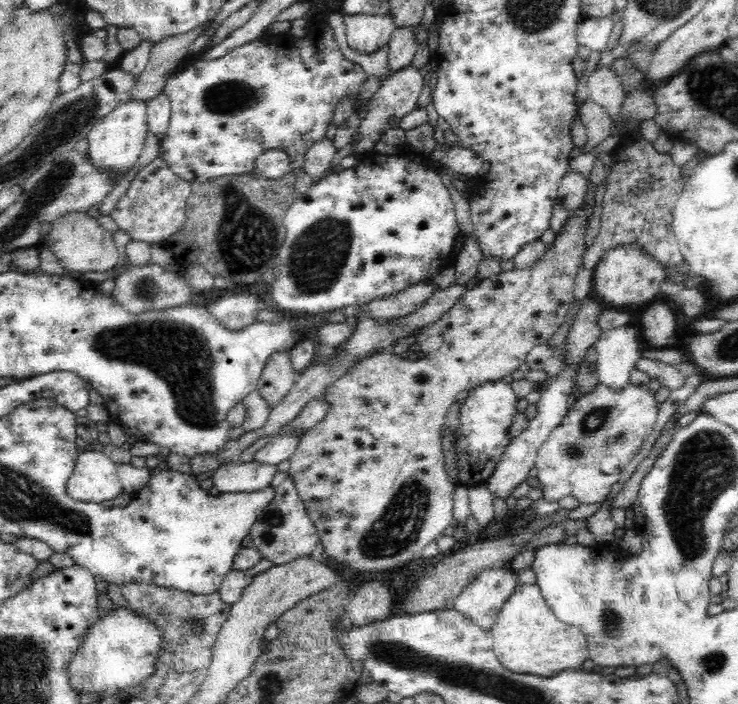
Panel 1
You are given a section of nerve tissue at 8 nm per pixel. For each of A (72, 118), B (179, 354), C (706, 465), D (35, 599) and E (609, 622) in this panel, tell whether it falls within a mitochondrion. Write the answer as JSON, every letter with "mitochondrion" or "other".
{"A":"mitochondrion","B":"mitochondrion","C":"mitochondrion","D":"other","E":"mitochondrion"}

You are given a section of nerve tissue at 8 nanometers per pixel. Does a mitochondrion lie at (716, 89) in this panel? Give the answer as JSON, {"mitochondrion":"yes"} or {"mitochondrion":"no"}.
{"mitochondrion":"yes"}

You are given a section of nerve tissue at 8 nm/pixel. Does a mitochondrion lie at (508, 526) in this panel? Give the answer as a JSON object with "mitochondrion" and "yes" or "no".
{"mitochondrion":"no"}

